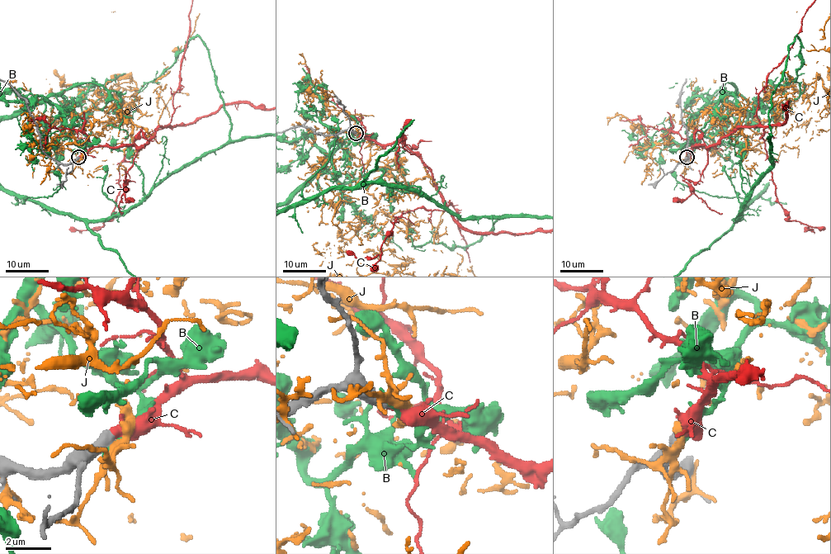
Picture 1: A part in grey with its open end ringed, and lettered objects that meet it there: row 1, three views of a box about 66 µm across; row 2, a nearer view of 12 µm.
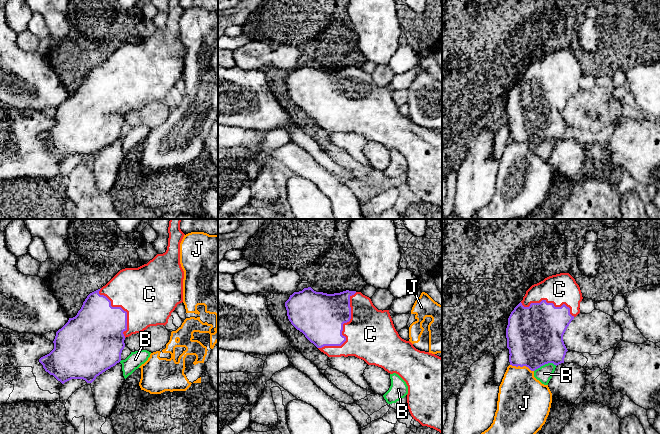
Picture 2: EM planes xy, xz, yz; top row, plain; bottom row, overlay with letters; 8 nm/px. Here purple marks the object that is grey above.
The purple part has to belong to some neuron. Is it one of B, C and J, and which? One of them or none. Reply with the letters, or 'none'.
C

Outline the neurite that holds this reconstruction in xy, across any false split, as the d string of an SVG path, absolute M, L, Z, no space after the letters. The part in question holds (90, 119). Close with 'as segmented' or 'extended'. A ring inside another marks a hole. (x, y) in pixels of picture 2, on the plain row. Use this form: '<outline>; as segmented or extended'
M169 0L168 22L163 30L157 30L147 40L138 44L120 46L105 62L90 69L77 91L56 108L54 125L41 133L39 138L50 151L62 160L71 155L83 155L92 159L97 152L121 137L121 129L125 123L124 116L132 110L141 109L150 102L166 101L171 89L183 78L184 47L180 40L180 19L184 9L180 0Z; extended

